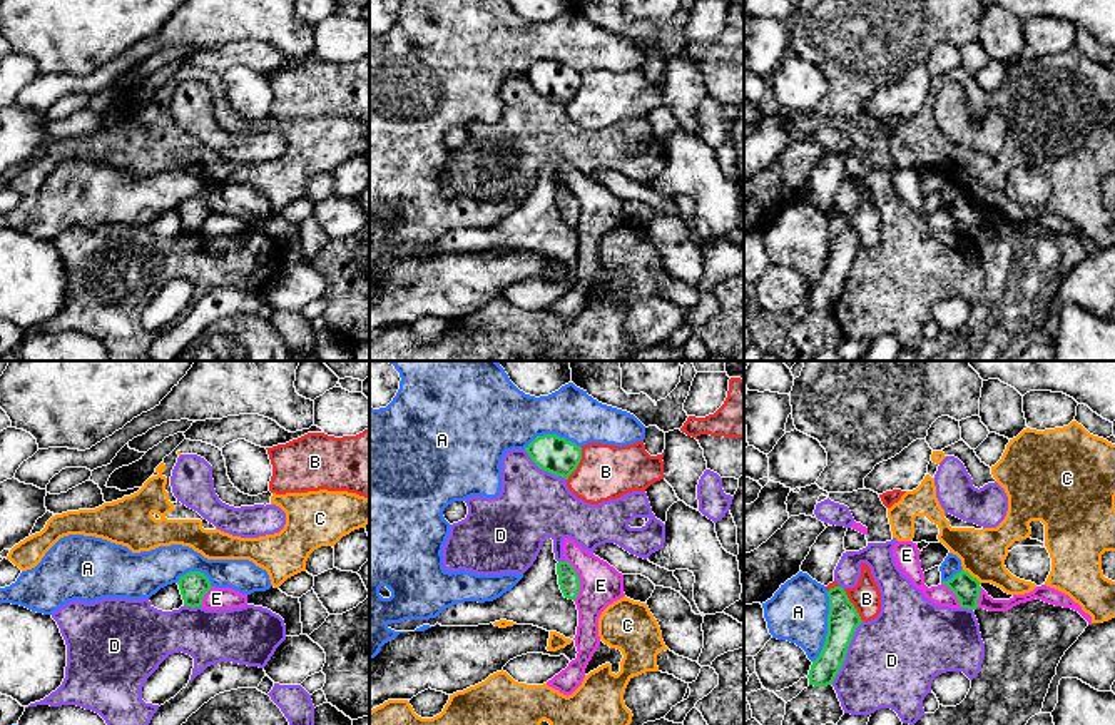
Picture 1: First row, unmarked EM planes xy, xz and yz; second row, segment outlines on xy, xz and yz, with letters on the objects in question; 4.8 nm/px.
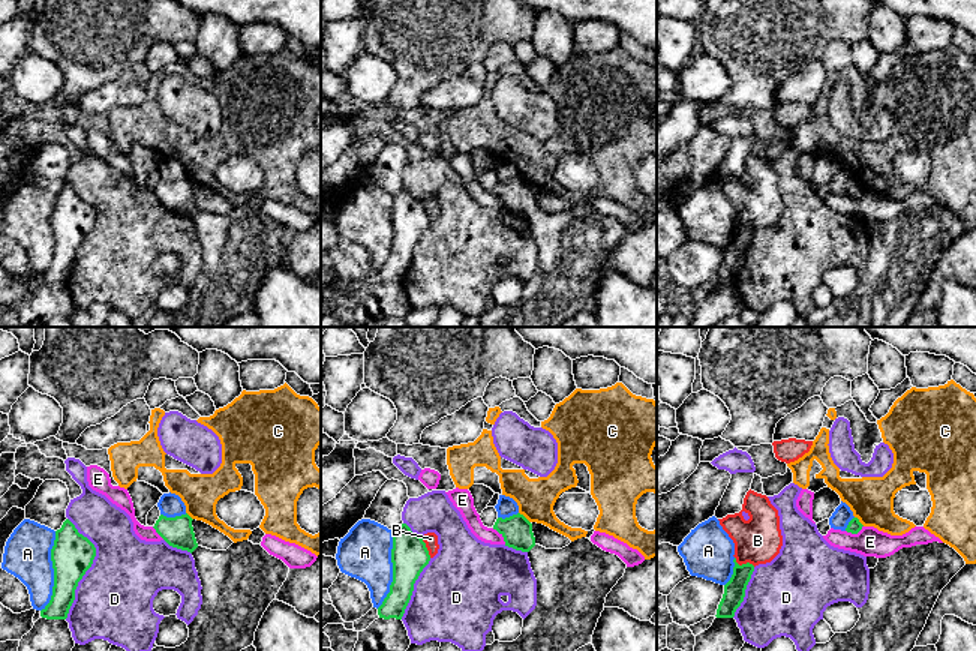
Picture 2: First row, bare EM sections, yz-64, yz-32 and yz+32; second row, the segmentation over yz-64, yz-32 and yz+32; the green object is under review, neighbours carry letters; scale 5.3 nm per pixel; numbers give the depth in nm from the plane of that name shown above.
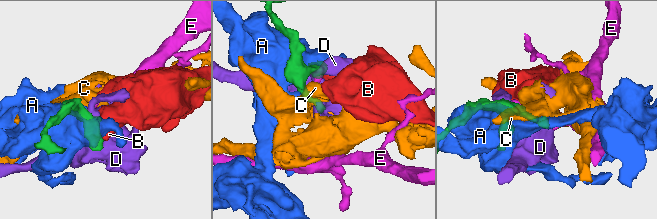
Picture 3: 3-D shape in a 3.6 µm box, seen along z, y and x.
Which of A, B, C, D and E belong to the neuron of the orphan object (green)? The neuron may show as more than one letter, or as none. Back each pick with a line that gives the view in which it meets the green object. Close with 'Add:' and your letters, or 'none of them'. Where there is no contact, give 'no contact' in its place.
Add: none of them

